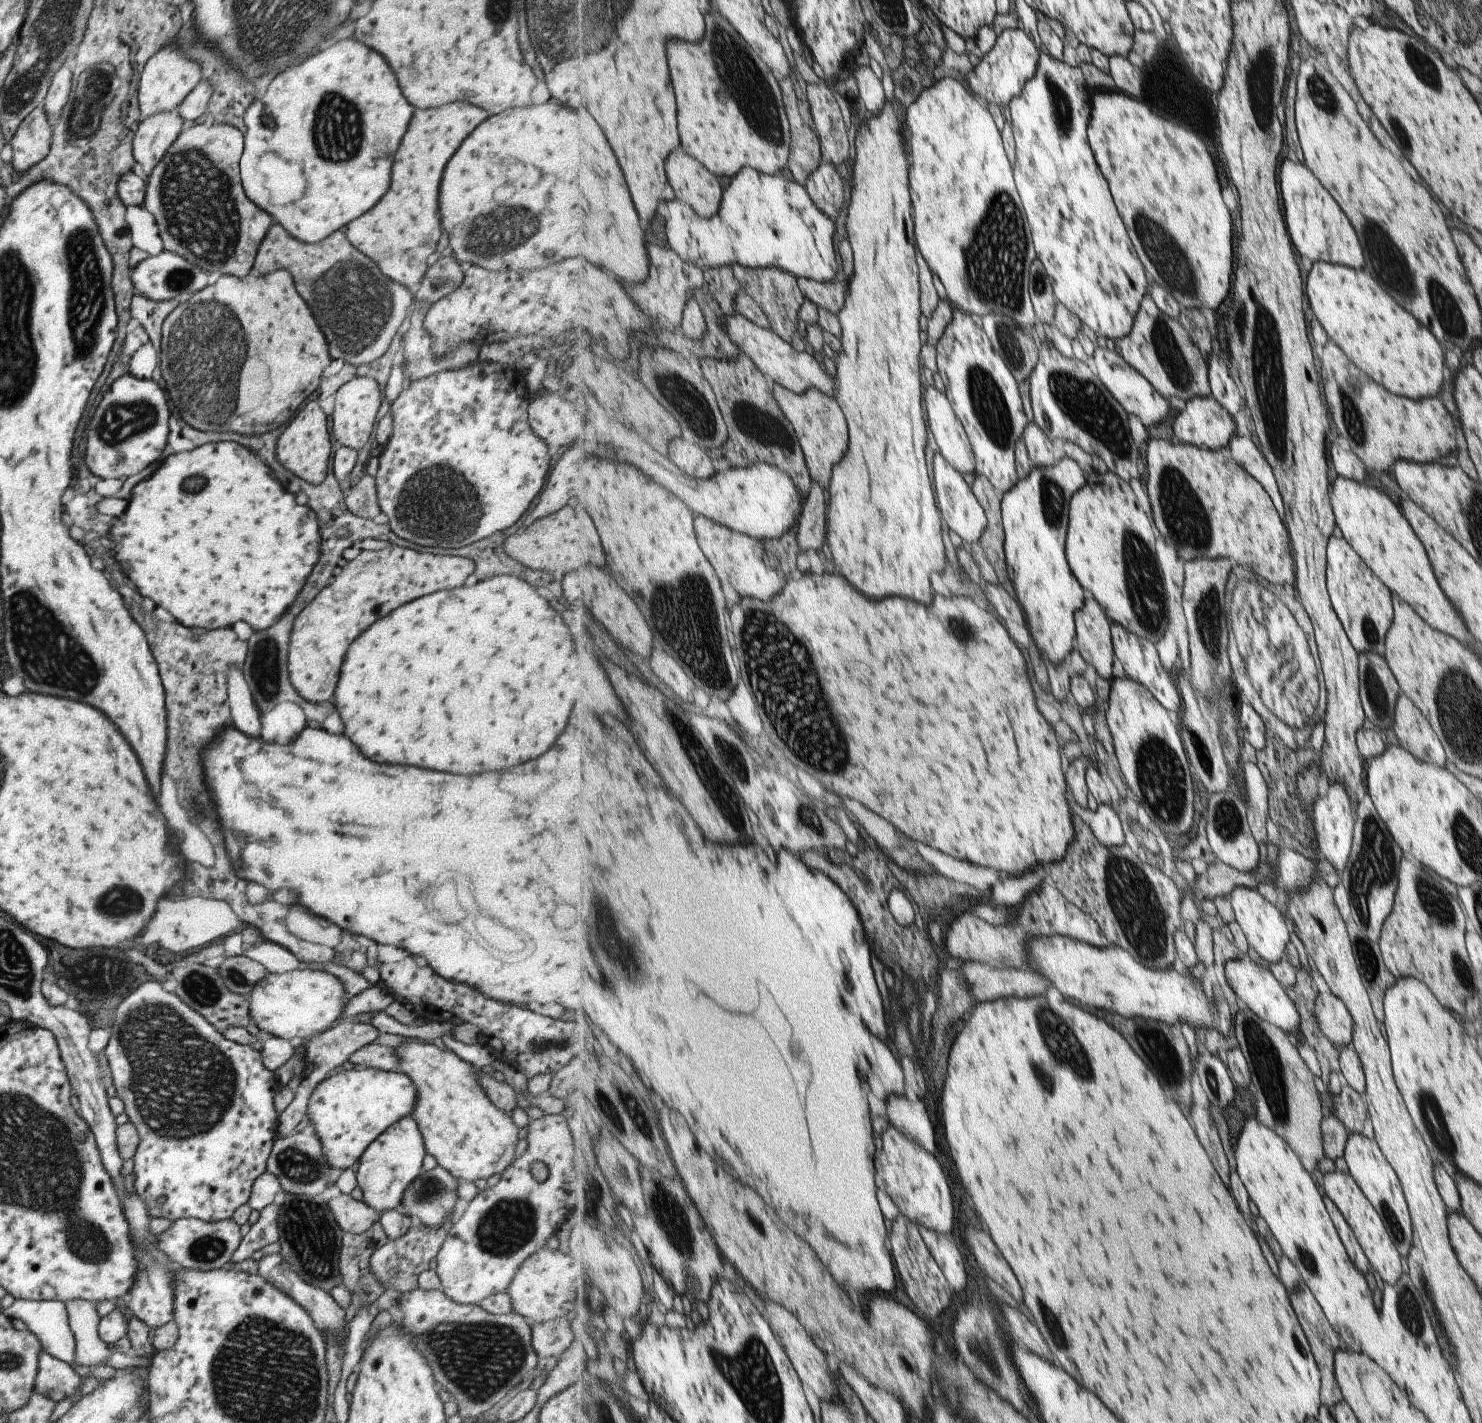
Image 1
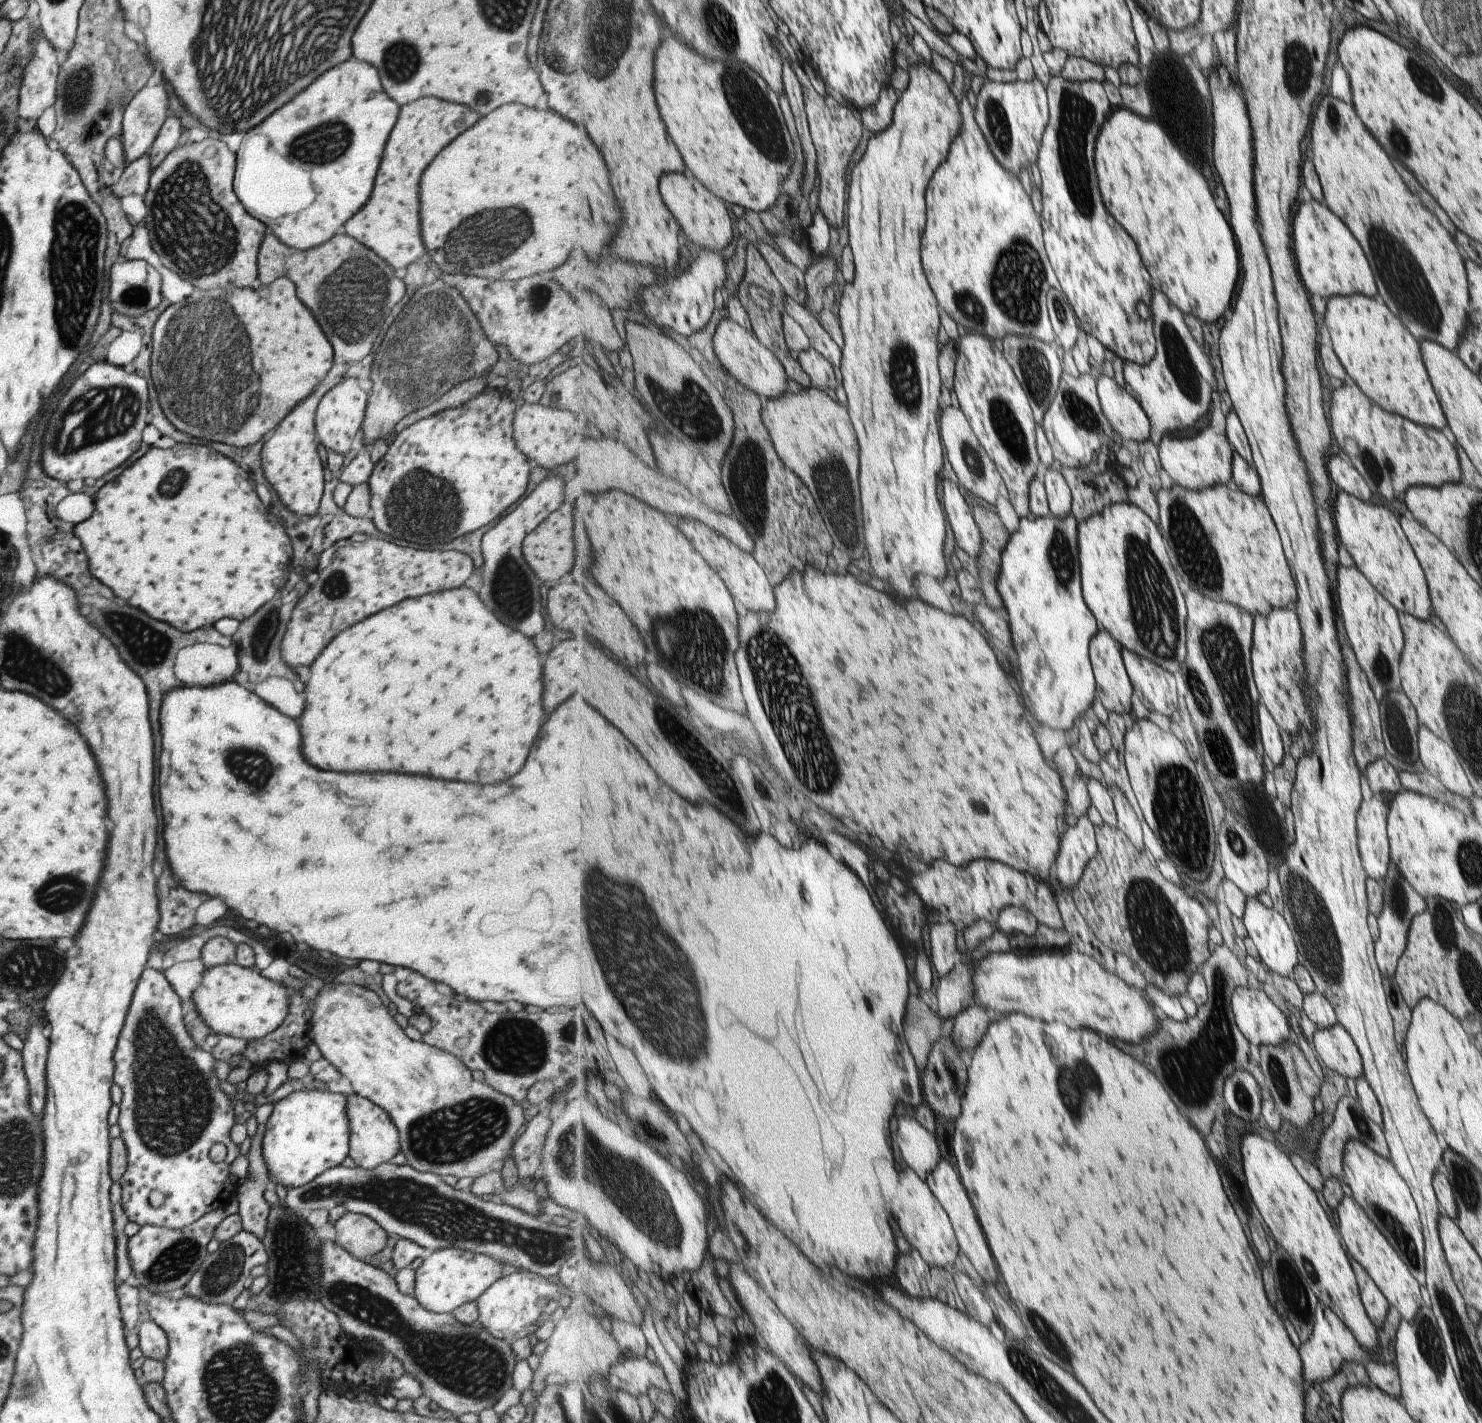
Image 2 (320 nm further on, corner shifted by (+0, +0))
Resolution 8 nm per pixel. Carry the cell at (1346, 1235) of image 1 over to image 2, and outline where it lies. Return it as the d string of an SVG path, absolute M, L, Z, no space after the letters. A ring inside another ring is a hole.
M1355 1259L1350 1260L1350 1265L1354 1271L1357 1296L1359 1296L1361 1308L1378 1330L1383 1326L1383 1320L1385 1320L1388 1300L1383 1296L1383 1292L1377 1287L1366 1270Z

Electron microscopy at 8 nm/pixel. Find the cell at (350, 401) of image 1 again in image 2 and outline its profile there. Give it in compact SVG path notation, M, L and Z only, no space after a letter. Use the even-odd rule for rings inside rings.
M353 377L342 379L323 394L314 412L317 444L321 444L326 451L340 455L349 452L349 449L356 445L361 432L367 397L367 391L361 388Z

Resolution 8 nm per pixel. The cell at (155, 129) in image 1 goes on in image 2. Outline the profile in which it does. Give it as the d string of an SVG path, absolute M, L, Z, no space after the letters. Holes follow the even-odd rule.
M145 152L137 160L122 168L119 180L111 184L110 192L119 200L127 195L143 197L148 187L151 171L150 162Z

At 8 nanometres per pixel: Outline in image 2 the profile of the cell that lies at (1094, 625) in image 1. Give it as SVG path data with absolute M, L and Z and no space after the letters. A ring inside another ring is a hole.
M1101 629L1090 644L1090 657L1098 681L1097 698L1108 713L1133 715L1134 683L1126 669L1123 646L1107 630Z

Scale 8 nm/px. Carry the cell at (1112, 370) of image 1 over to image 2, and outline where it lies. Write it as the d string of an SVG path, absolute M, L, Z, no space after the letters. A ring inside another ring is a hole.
M1098 378L1100 401L1115 432L1125 440L1142 443L1151 438L1151 421L1141 403L1113 378Z

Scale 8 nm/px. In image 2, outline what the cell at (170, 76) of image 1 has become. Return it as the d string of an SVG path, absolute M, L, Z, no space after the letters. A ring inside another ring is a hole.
M164 84L141 87L129 100L122 112L122 121L118 138L121 139L124 164L137 160L151 146L155 140L158 130L161 128L167 116L173 100L168 87Z

